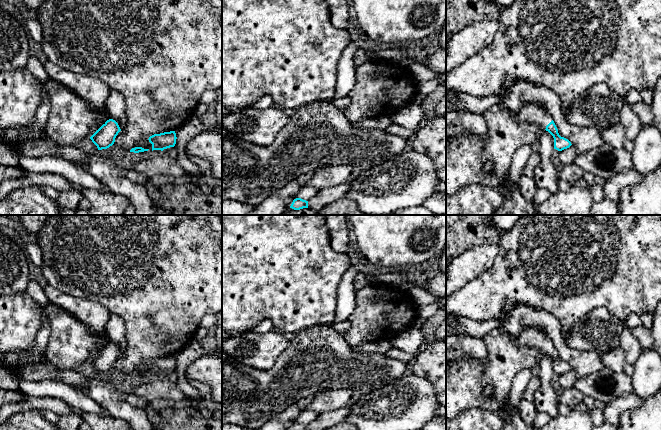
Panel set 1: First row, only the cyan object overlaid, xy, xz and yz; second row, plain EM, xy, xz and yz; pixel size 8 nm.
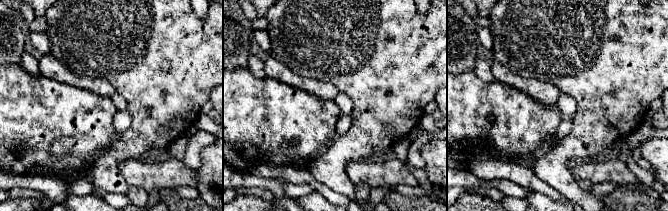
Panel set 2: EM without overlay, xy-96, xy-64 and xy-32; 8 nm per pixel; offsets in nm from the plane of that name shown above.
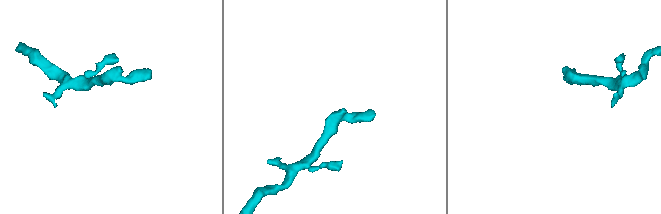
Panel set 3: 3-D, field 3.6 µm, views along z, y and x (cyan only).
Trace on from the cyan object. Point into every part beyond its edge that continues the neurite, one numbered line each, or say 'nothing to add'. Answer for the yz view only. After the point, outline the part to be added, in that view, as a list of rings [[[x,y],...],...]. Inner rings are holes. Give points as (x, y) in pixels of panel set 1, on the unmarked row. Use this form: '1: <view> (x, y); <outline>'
1: yz (530, 336); [[[534,326],[524,328],[515,339],[515,344],[522,347],[535,347],[539,349],[542,354],[553,344],[551,339],[545,332],[538,330]]]

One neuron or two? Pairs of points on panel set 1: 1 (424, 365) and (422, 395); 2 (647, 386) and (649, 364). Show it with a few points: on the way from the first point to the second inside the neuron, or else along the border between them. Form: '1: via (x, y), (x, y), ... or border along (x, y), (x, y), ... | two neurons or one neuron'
1: border along (412, 372), (425, 378), (432, 385), (435, 392) | two neurons
2: via (647, 381), (647, 369) | one neuron

